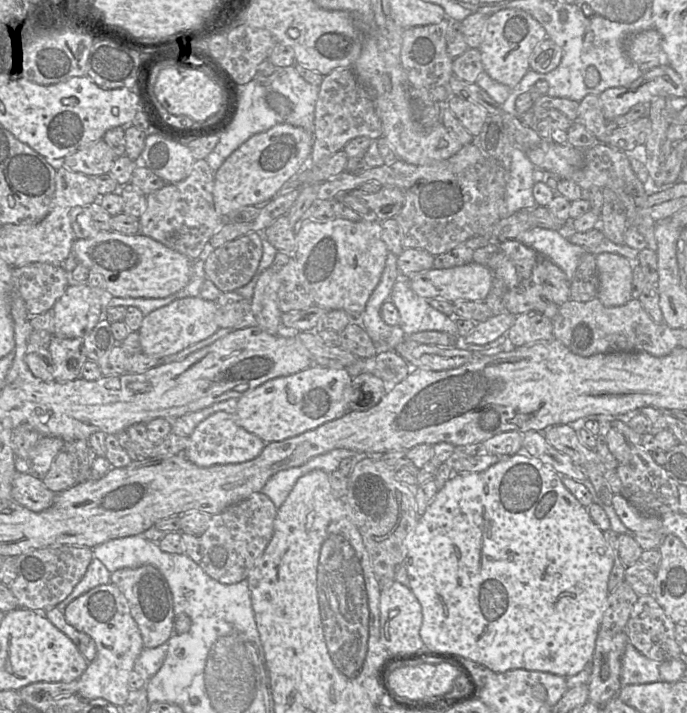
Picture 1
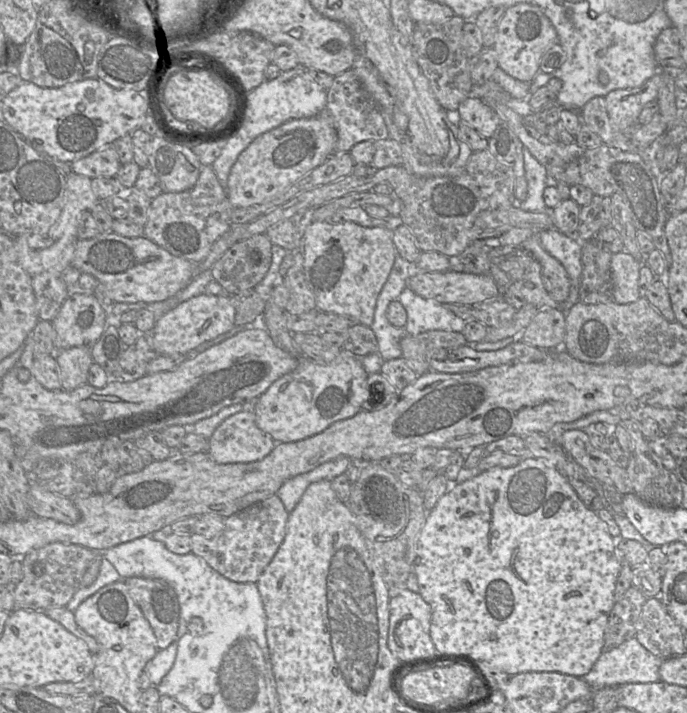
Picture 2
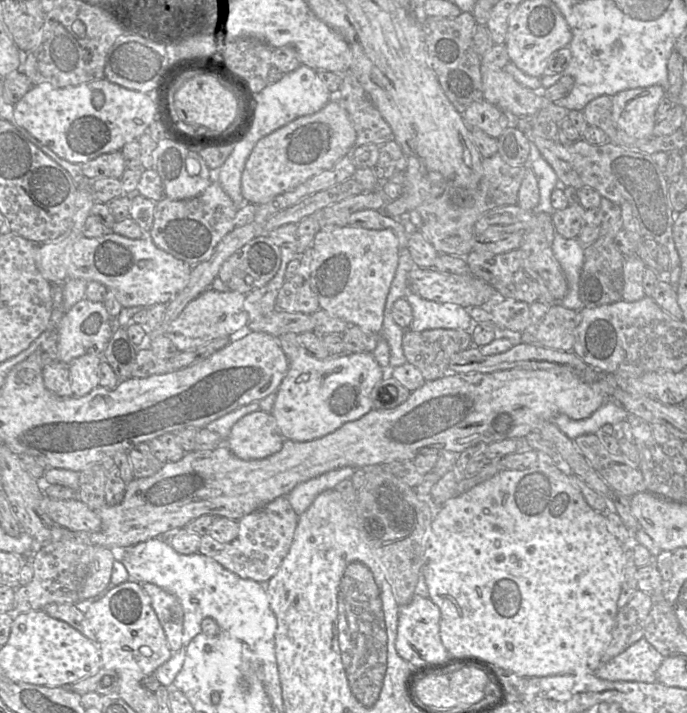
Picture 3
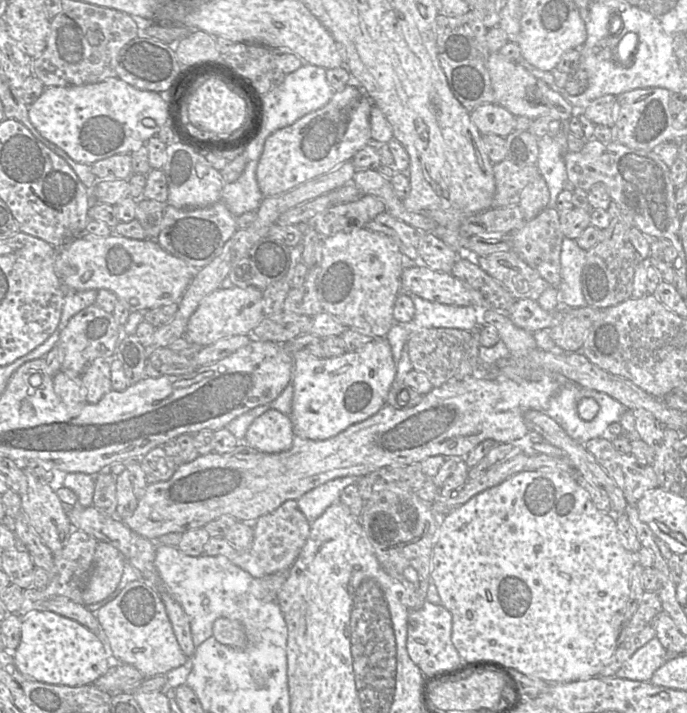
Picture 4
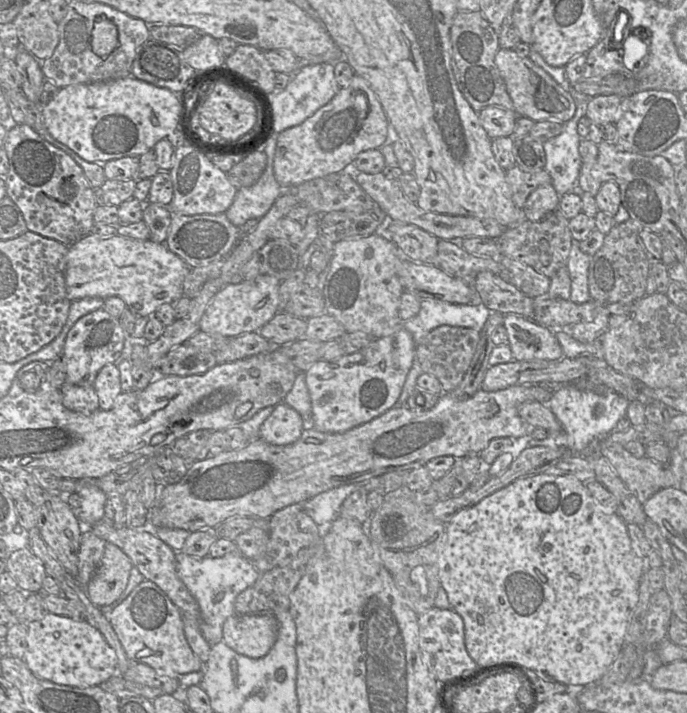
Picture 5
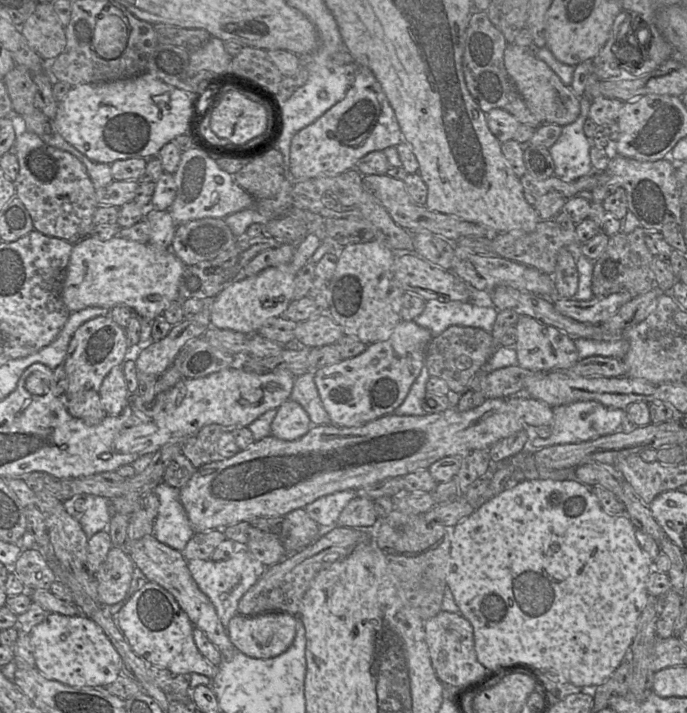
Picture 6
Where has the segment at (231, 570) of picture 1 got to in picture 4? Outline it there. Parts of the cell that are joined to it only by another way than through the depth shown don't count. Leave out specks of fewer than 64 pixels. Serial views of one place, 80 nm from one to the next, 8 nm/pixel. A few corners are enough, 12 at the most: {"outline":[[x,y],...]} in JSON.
{"outline":[[287,500],[251,523],[238,550],[210,537],[207,556],[224,556],[254,578],[289,570],[311,523]]}

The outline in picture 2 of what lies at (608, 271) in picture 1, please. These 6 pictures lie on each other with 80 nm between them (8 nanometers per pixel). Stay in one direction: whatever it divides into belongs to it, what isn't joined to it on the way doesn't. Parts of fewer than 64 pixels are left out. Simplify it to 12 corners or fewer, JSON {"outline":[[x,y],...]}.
{"outline":[[630,253],[612,254],[612,301],[641,297],[642,264]]}

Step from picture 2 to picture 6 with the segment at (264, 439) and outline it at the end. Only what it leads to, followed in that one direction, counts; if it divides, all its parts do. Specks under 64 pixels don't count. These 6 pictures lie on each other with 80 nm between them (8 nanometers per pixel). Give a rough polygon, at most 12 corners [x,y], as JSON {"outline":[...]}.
{"outline":[[289,399],[277,409],[271,436],[294,441],[312,422],[305,409]]}

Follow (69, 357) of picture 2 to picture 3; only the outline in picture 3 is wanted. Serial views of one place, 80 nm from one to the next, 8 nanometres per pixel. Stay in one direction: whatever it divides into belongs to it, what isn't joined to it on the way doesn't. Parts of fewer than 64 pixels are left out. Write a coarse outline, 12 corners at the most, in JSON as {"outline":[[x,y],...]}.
{"outline":[[101,355],[68,364],[73,396],[99,386]]}

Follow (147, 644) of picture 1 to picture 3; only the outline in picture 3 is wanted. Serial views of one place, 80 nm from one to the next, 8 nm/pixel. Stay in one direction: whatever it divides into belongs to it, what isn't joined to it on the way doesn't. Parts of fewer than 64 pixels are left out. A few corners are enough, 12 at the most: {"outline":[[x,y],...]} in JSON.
{"outline":[[142,583],[172,652],[183,648],[184,614],[177,597]]}

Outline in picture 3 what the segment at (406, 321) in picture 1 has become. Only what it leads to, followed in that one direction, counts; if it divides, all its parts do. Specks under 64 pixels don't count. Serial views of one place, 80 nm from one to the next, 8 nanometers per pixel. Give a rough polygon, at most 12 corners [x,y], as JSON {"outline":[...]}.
{"outline":[[408,292],[408,329],[469,331],[468,309]]}

